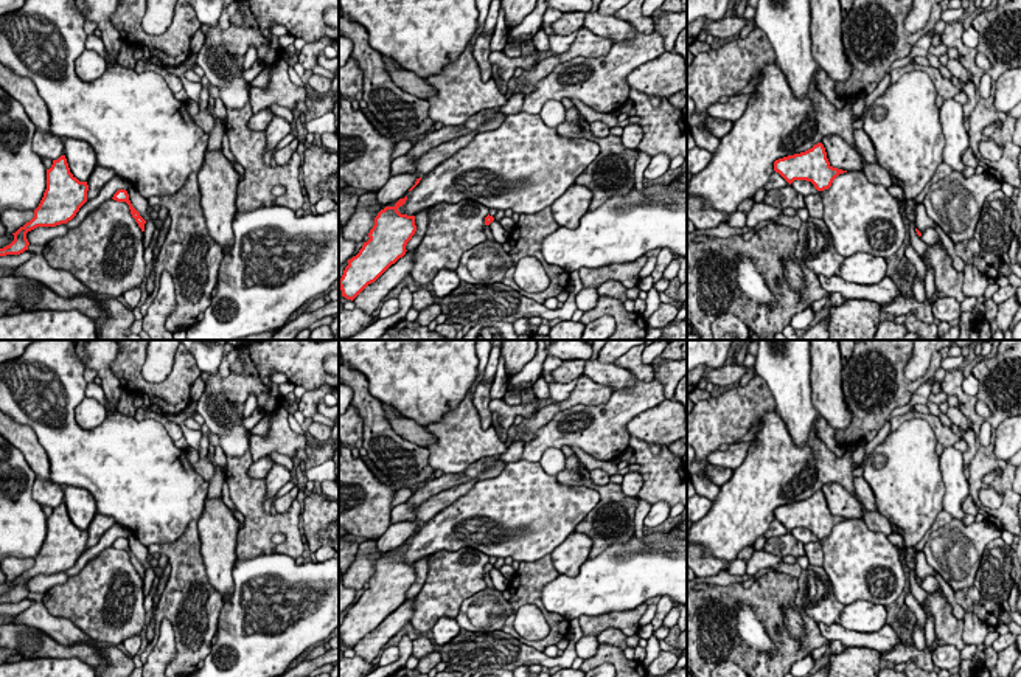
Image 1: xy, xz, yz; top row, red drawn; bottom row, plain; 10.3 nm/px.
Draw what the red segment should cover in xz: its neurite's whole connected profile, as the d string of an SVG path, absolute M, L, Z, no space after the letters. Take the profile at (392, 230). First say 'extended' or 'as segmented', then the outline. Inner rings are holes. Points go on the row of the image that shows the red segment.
as segmented; M399 199L393 207L385 207L375 217L368 241L339 279L342 297L354 300L368 284L375 283L392 264L406 255L406 245L416 231L415 216L398 211L407 200Z

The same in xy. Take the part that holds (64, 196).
as segmented; M65 155L53 160L47 169L47 189L34 217L20 227L14 234L14 241L0 248L0 256L20 255L28 250L26 233L37 227L56 227L71 220L79 208L87 202L87 182L79 182L68 168Z

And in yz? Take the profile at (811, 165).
as segmented; M822 143L814 144L805 152L775 160L774 171L789 185L794 180L807 180L811 182L817 191L828 189L839 174L847 172L830 165Z

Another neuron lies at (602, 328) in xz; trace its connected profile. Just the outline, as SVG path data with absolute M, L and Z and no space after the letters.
M601 315L600 318L584 326L580 340L608 340L615 331L615 320L611 315Z

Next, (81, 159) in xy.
M65 138L62 155L67 158L70 172L79 182L87 182L96 168L96 154L84 140Z

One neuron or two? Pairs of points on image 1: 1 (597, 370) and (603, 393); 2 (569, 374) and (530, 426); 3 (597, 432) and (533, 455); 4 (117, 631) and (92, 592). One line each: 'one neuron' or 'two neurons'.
1: two neurons
2: two neurons
3: one neuron
4: one neuron

